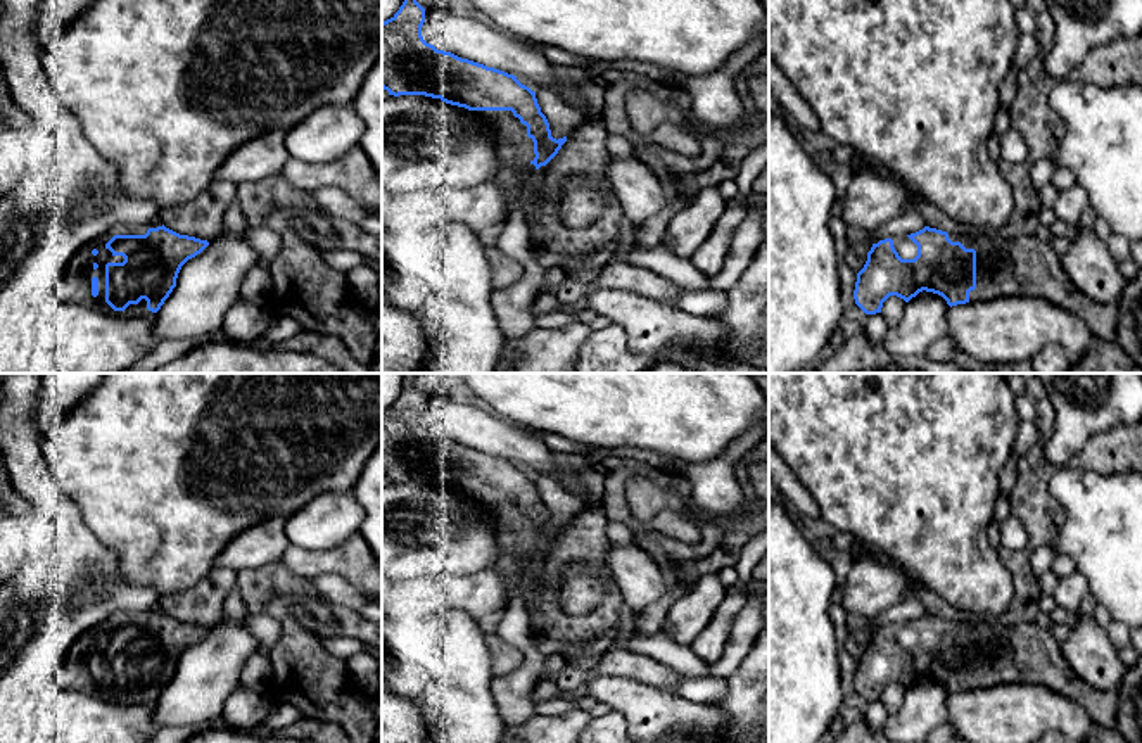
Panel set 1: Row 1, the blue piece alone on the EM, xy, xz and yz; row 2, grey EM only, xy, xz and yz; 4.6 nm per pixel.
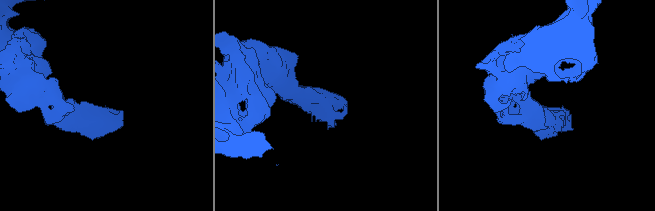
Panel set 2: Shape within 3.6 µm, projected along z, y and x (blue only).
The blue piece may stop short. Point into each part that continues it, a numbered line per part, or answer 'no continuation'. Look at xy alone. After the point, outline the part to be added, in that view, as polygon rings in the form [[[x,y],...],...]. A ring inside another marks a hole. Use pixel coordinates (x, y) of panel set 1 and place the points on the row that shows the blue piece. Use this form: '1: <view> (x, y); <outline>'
1: xy (76, 289); [[[159,219],[145,225],[119,225],[107,230],[98,238],[85,244],[71,259],[64,285],[57,297],[66,302],[93,306],[97,311],[117,318],[150,318],[155,313],[147,309],[147,301],[130,304],[124,311],[114,311],[105,302],[105,264],[123,263],[123,256],[114,256],[105,244],[114,235],[145,235],[149,228],[162,226]]]

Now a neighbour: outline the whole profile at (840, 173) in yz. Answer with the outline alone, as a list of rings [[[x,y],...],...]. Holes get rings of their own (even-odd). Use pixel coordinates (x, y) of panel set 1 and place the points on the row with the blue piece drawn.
[[[814,150],[815,164],[833,180],[836,188],[836,202],[831,209],[833,216],[843,214],[845,194],[852,183],[853,171],[848,162],[836,161],[831,152]]]

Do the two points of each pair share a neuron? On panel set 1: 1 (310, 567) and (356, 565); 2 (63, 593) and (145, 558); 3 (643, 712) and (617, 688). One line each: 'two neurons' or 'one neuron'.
1: one neuron
2: two neurons
3: one neuron

